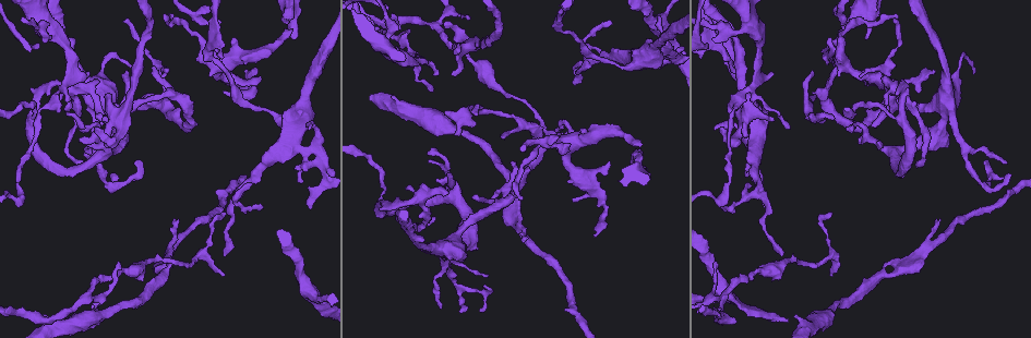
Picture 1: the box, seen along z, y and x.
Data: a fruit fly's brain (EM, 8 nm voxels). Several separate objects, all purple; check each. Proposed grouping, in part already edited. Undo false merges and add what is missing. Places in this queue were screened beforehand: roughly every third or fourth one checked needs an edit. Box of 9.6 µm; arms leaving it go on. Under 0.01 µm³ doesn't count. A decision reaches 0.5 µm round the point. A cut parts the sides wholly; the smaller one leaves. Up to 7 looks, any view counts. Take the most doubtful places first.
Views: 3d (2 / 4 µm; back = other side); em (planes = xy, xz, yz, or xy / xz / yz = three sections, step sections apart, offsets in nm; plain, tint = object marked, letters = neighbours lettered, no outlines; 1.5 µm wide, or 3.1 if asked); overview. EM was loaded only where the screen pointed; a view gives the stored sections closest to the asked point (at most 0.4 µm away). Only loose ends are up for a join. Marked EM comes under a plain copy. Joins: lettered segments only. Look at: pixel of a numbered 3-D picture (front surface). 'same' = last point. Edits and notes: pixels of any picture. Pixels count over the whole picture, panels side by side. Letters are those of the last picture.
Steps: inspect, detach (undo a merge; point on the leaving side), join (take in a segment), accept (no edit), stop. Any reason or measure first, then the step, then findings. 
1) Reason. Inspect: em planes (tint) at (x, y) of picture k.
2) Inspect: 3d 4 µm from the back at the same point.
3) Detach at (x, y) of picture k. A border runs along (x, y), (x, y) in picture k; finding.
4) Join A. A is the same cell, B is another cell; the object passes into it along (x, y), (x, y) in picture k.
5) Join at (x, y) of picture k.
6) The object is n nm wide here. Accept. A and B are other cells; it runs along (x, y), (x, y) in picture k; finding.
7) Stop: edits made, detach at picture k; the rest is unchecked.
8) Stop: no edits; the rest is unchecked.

Thin end. Inspect: em xz step 4 (letters) at (510, 161) of picture 1.

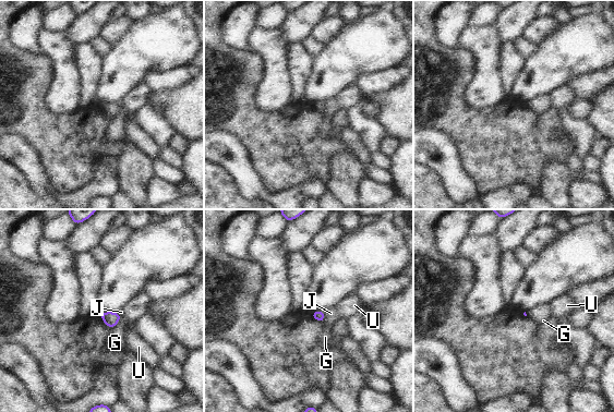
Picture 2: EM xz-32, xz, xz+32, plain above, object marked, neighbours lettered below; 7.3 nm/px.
Another direction. Inspect: em planes (letters) at the same point.

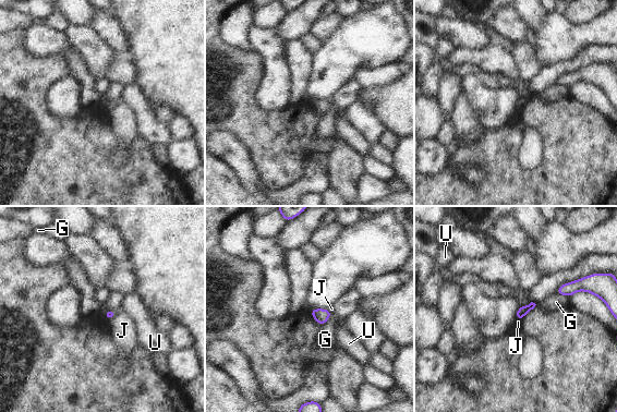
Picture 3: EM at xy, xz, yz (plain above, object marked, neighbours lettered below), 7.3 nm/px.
Accept. G, J and U are other cells; a border runs along (117, 314), (107, 320) in picture 3; none of them fits.

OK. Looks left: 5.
Branch stops here. Inspect: 3d 2 µm at (522, 240) of picture 1.

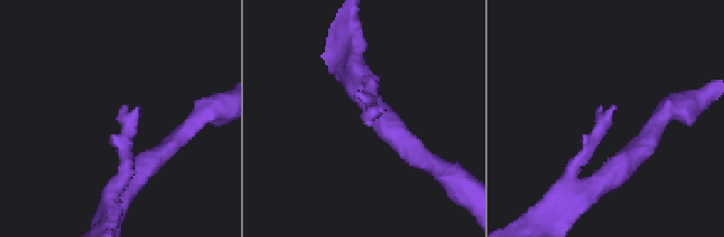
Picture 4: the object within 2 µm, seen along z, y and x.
Now the EM. Inspect: em yz step 8 (tint) at (369, 125) of picture 4.

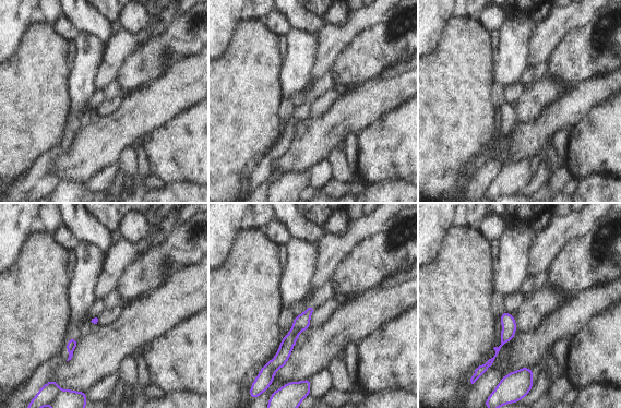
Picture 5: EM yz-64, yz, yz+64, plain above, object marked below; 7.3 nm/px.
See the neighbours. Inspect: em yz step 8 (letters) at the same point.

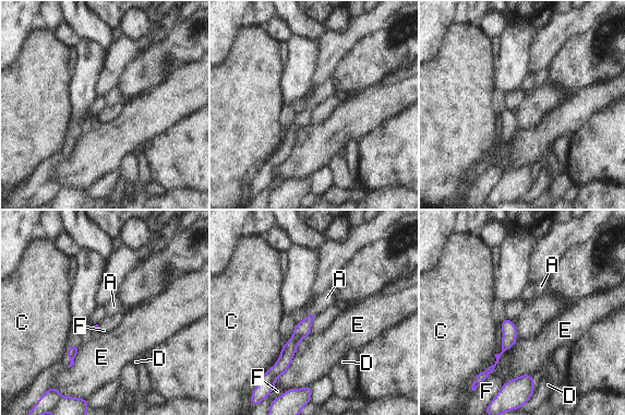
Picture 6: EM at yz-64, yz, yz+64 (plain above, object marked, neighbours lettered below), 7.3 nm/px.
Join A. A is the same cell, C, D, E and F are other cells; the object passes into it along (302, 329), (314, 312), (326, 298) in picture 6; it goes on there.

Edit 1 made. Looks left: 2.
Closes a loop. Inspect: em planes (letters) at (440, 189) of picture 1.

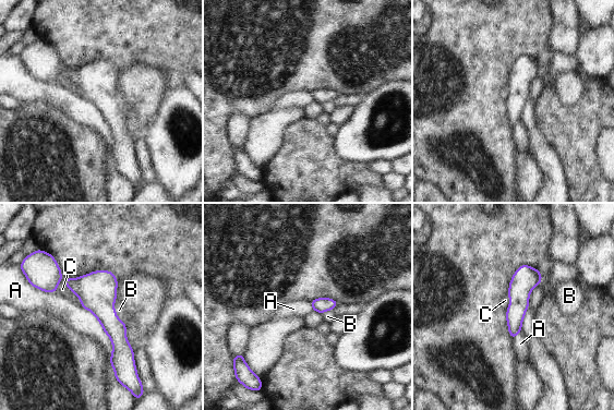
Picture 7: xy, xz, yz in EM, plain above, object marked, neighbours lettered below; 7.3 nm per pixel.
The object is 180 nm wide here. Accept. A, B and C are other cells; it runs along (34, 282), (77, 286), (130, 351) in picture 7; continuous, no second neuron.

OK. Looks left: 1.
Stop: edits made, join at picture 6; the rest is unchecked.

